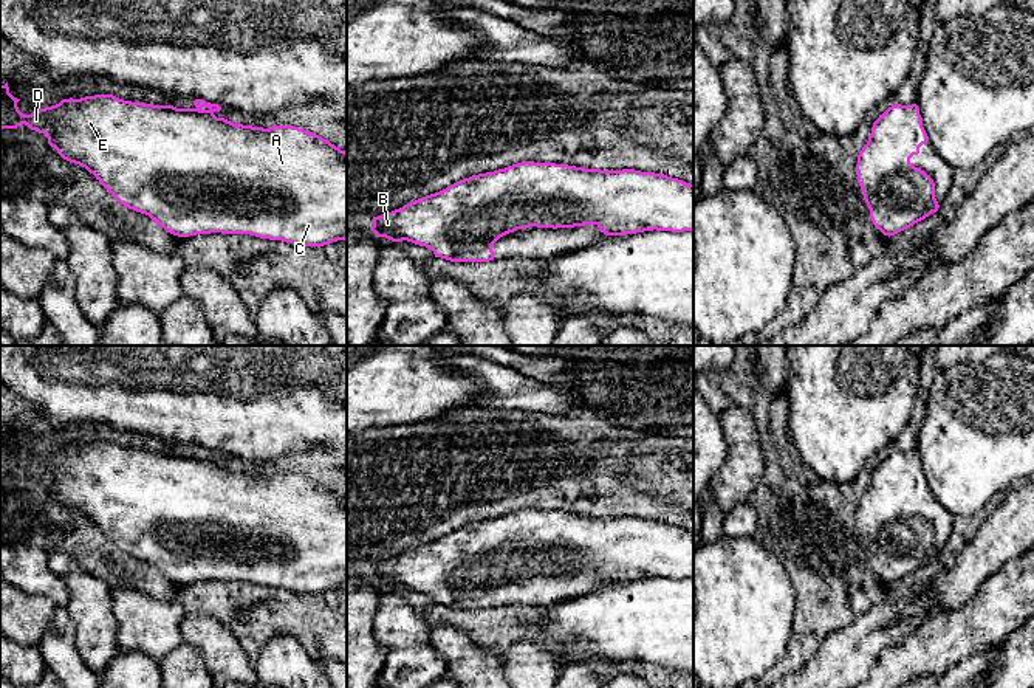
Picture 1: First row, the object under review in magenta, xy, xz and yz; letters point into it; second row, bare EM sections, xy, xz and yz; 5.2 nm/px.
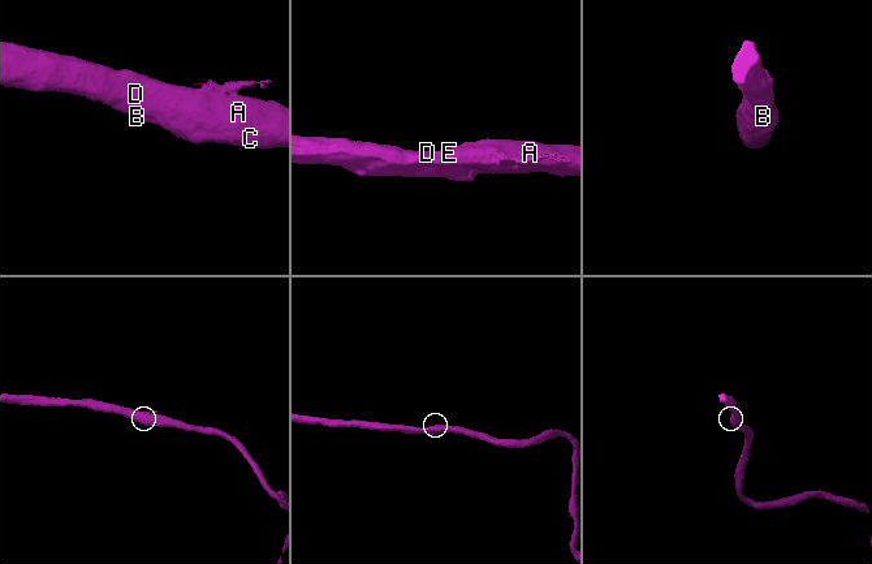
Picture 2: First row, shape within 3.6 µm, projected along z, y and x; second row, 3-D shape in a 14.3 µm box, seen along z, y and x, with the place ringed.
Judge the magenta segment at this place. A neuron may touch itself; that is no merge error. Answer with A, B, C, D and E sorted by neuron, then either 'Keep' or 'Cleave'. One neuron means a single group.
Groups: A B C D E. Keep

